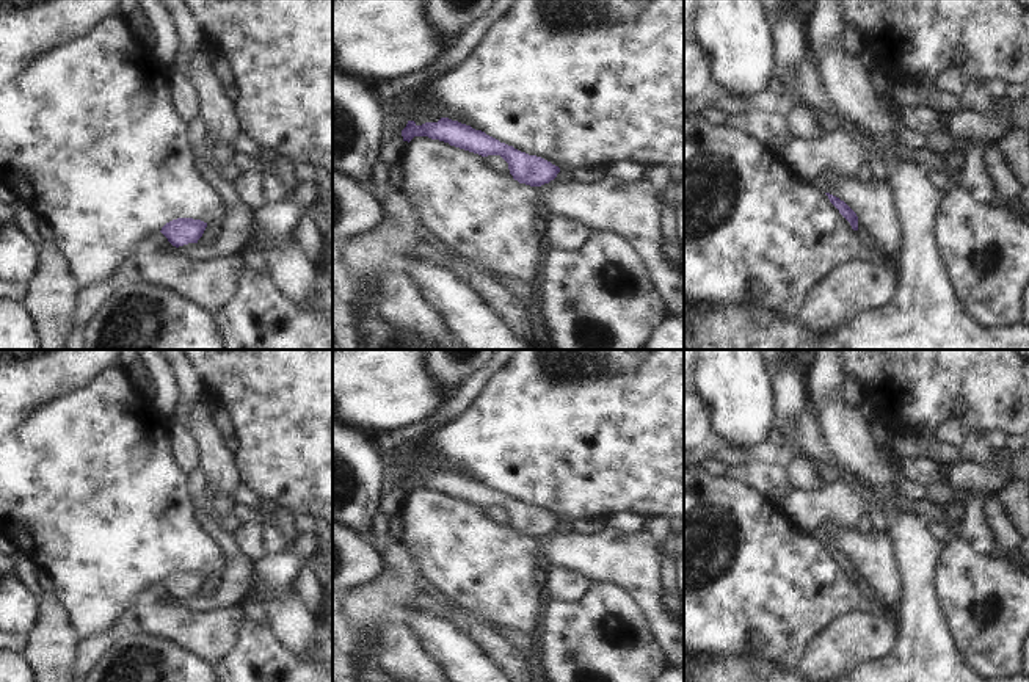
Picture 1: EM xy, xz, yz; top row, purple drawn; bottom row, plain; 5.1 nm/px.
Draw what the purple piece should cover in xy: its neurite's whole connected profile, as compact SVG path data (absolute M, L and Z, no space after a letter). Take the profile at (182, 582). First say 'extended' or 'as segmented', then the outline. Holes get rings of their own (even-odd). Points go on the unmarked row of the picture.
as segmented | M177 569L166 574L162 579L162 585L168 589L168 593L179 599L188 594L198 594L202 588L207 574L193 569Z

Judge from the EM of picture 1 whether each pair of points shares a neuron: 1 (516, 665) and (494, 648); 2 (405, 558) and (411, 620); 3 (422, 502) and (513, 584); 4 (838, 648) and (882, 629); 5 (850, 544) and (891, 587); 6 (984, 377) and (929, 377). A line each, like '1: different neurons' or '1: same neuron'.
1: same neuron
2: different neurons
3: same neuron
4: same neuron
5: same neuron
6: same neuron

